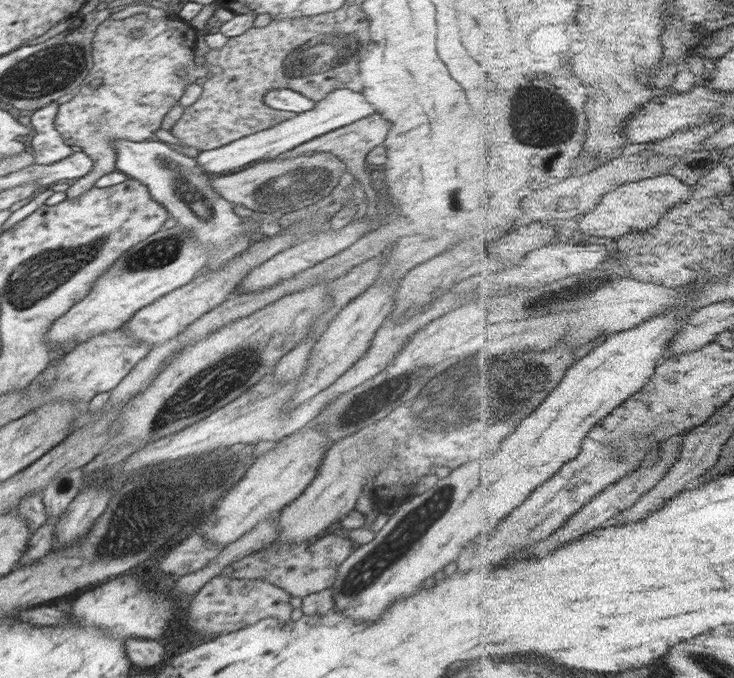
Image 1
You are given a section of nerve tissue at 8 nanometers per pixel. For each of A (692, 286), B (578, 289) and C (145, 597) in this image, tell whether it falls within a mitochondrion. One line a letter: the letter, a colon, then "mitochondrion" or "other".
A: other
B: other
C: other

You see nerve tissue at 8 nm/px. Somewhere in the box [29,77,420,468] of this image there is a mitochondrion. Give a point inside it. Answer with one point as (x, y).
(199, 394)

